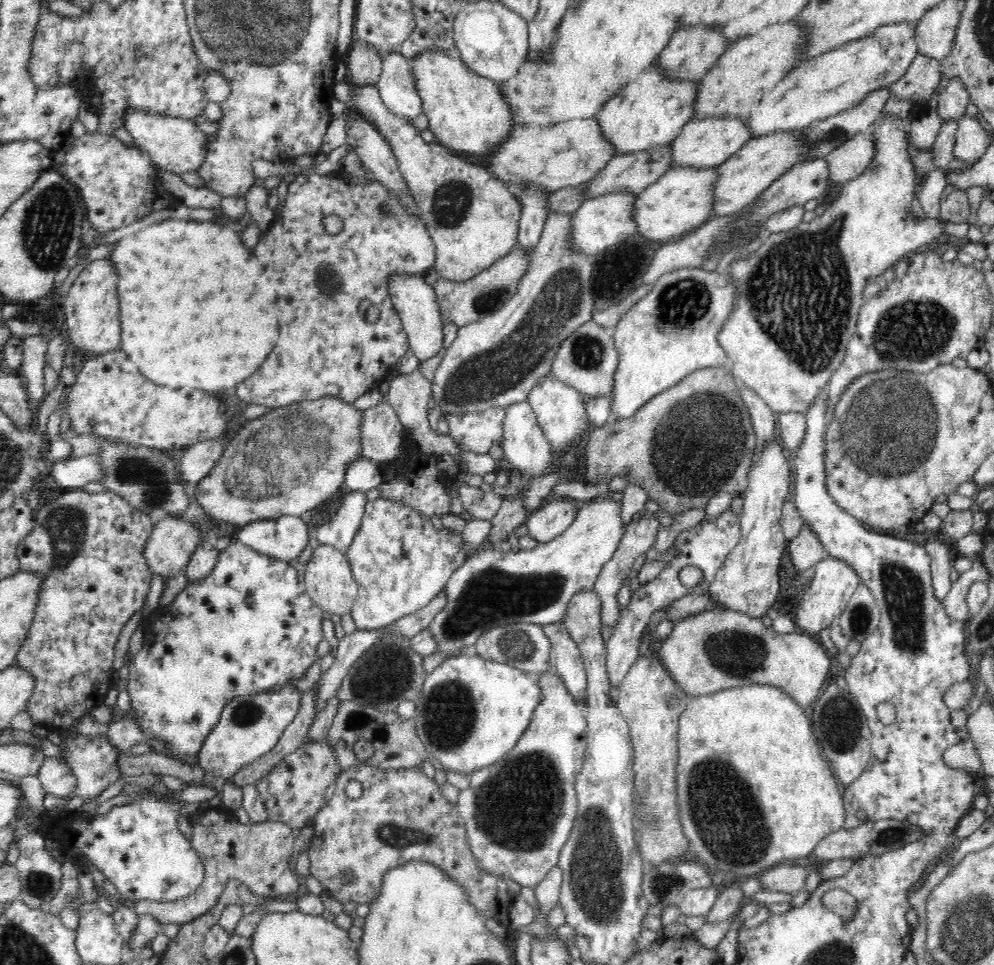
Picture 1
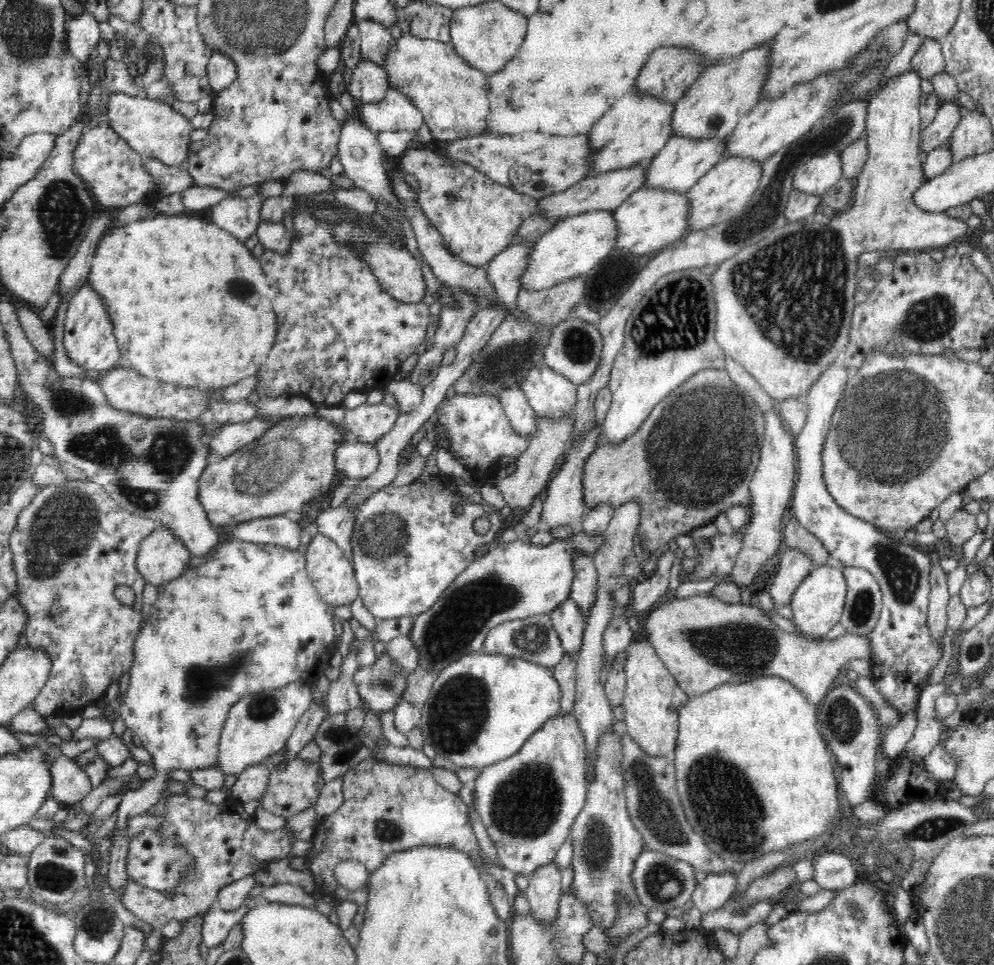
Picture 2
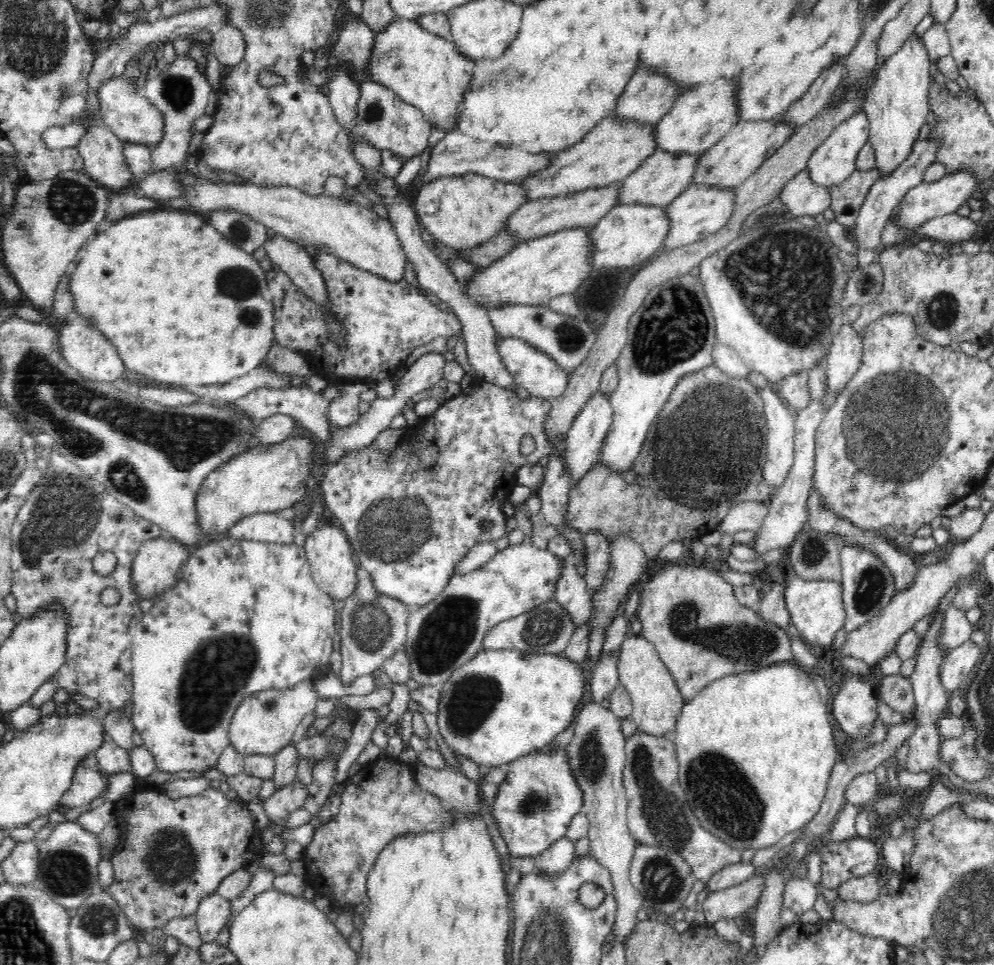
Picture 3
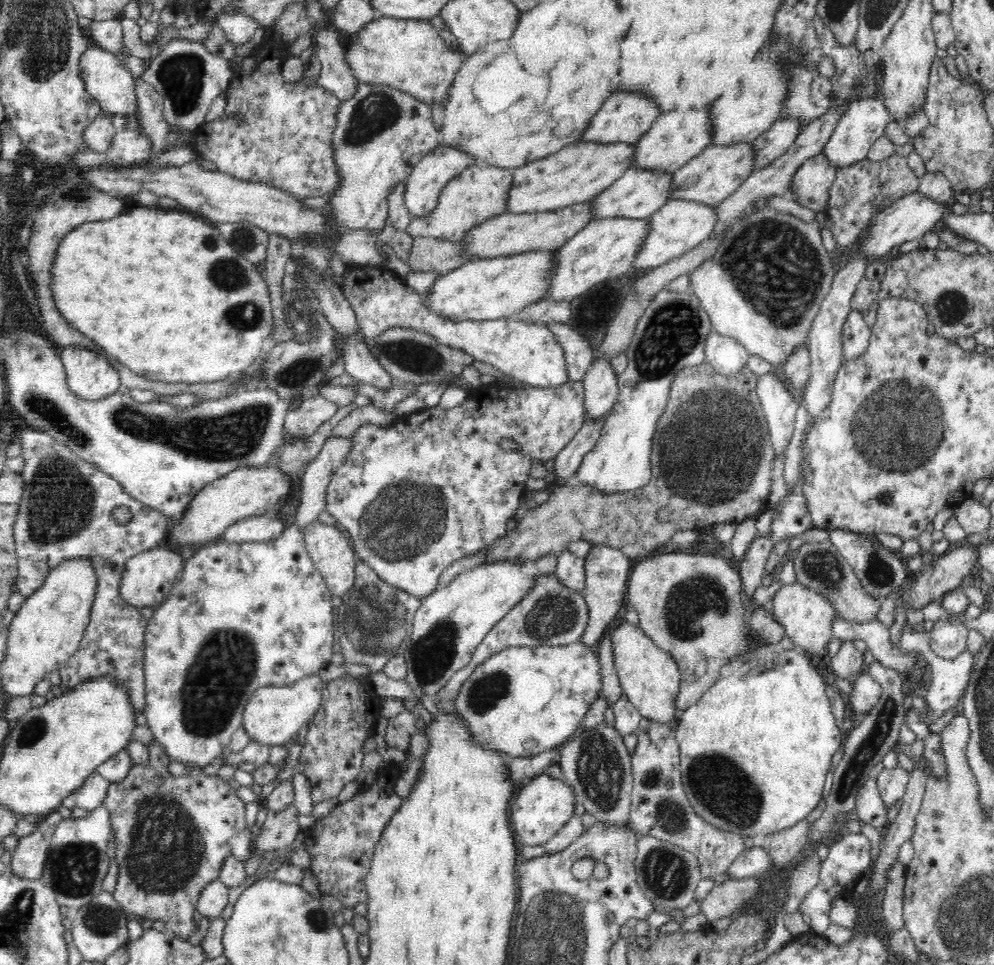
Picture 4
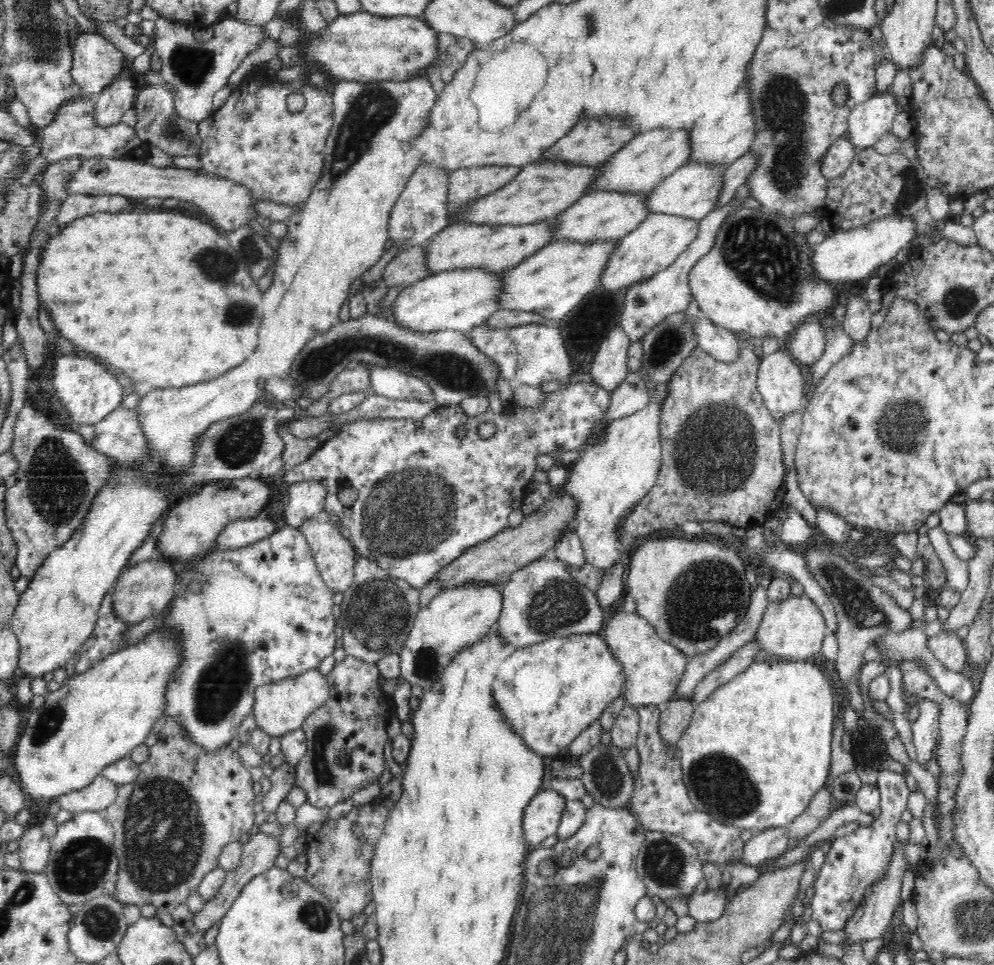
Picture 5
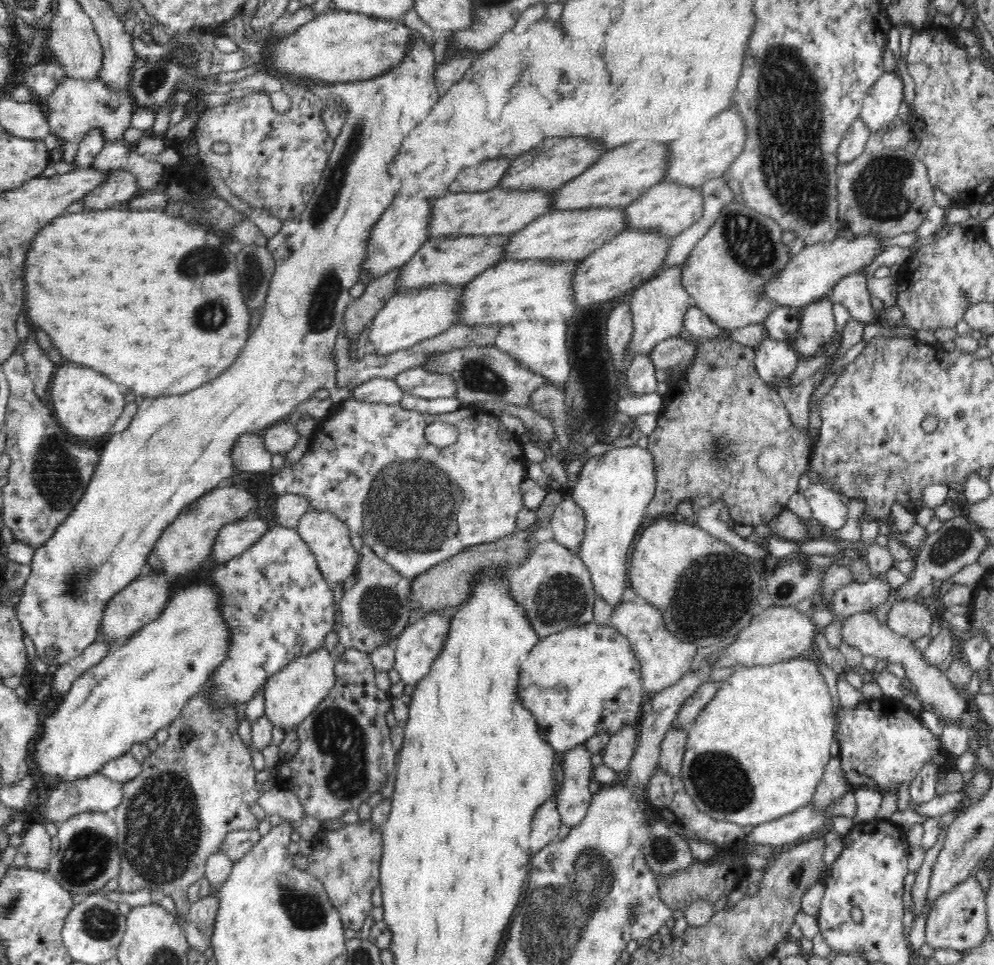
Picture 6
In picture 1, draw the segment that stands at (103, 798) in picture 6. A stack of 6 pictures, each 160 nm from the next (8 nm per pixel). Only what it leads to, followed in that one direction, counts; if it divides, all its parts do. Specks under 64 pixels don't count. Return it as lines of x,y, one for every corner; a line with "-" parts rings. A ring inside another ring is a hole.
45,757
36,775
48,794
65,799
75,794
76,777
73,776
72,769
56,757

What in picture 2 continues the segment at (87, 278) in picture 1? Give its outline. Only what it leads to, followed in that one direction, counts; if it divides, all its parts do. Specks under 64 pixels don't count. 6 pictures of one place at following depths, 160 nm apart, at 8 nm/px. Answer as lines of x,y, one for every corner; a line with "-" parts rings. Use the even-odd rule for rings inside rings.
84,282
84,285
80,286
68,301
68,307
66,310
66,318
64,323
63,332
63,344
65,346
67,356
78,366
85,370
93,370
94,372
104,372
112,370
113,367
118,367
122,363
121,352
112,330
112,324
108,320
108,314
106,314
106,308
100,300
100,296
96,294
96,291
91,282

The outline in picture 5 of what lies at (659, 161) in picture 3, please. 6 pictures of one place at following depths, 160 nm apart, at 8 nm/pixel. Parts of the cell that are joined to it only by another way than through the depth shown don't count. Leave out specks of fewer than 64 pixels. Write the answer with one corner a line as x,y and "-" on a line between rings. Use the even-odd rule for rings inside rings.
594,191
586,193
583,198
554,219
558,223
555,240
575,239
578,242
596,242
597,239
618,238
622,240
632,232
649,214
647,209
648,192

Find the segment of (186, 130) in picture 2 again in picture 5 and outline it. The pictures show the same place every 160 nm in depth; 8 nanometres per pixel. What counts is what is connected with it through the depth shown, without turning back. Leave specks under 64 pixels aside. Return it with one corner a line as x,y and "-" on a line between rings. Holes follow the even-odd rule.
80,31
73,40
75,41
72,43
72,78
81,88
82,95
95,97
102,93
108,85
111,85
111,82
115,81
115,78
125,70
122,66
123,53
100,34

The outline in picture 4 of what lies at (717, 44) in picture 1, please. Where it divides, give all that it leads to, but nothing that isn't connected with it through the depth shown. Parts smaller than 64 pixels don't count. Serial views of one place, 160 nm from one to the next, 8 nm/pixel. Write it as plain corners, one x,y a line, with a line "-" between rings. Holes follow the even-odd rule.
626,90
610,94
610,98
607,98
600,110
594,114
590,126
578,142
636,144
645,133
648,133
658,115
660,113
654,101
638,91

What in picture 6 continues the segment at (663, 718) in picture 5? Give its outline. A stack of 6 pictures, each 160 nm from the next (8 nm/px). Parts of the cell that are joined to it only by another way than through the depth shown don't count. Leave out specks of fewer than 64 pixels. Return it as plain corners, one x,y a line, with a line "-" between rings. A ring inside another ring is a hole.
672,725
662,740
658,765
670,776
681,775
687,736
688,728
684,729

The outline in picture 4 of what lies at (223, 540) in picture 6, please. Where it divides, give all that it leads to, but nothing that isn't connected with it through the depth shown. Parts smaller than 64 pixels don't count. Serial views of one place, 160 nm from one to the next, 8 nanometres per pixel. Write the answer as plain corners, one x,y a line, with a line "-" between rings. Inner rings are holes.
264,514
232,523
222,539
228,543
264,542
277,539
285,528
280,519

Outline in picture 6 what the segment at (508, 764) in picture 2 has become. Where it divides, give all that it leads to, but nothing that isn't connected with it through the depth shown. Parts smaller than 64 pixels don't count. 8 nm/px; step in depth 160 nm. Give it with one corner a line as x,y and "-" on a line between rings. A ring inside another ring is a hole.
548,799
537,807
531,824
529,850
532,854
542,850
548,843
556,840
561,825
561,816
556,801

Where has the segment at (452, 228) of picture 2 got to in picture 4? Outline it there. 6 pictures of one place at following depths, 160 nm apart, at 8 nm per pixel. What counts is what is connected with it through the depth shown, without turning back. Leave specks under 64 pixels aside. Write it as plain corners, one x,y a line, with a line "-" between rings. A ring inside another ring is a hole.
478,164
464,169
456,175
441,191
436,208
428,216
411,218
405,228
412,238
414,236
432,236
444,241
462,242
476,225
495,216
501,215
507,208
507,199
512,190
514,169
482,166

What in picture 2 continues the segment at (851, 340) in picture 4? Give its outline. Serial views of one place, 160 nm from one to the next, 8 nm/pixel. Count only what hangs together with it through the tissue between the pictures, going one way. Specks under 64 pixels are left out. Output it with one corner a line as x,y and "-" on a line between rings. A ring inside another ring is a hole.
831,364
811,386
806,394
807,418
803,429
795,436
797,454
795,487
789,514
816,538
822,541
828,556
837,558
844,566
866,569
878,583
883,596
880,619
868,636
872,650
871,662
874,686
884,700
898,714
908,714
917,708
918,693
930,676
930,670
941,660
942,646
932,640
932,630
926,626
926,610
931,593
930,570
932,557
924,555
910,544
896,544
890,536
873,524
852,516
834,500
823,479
822,449
831,425
835,408
841,402
843,392
852,372
846,365

